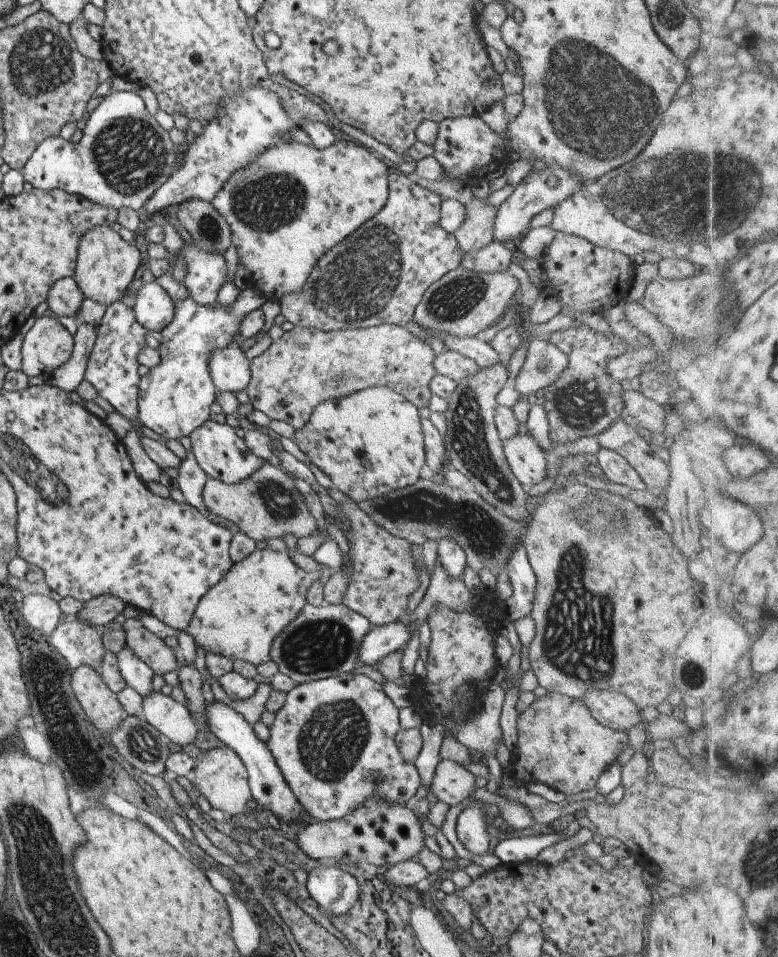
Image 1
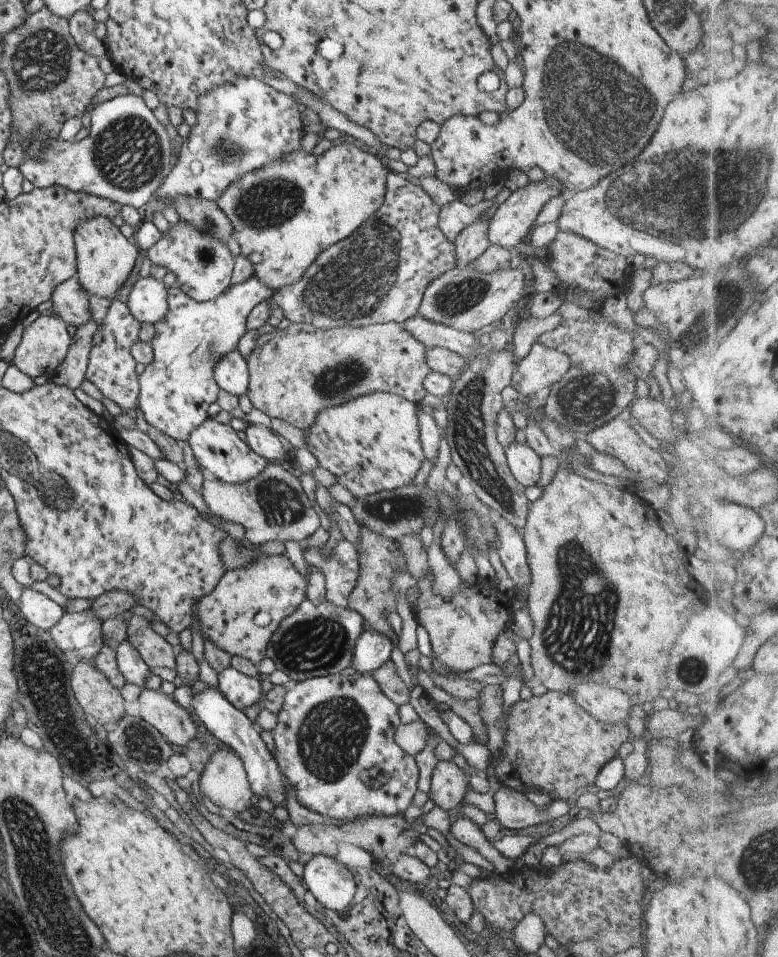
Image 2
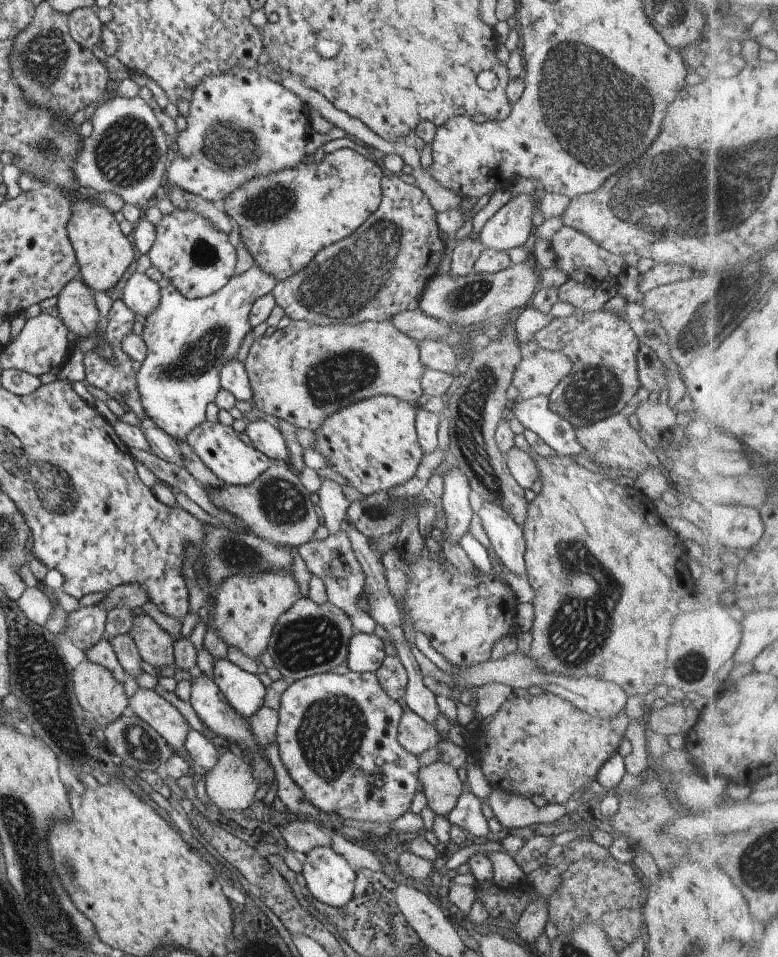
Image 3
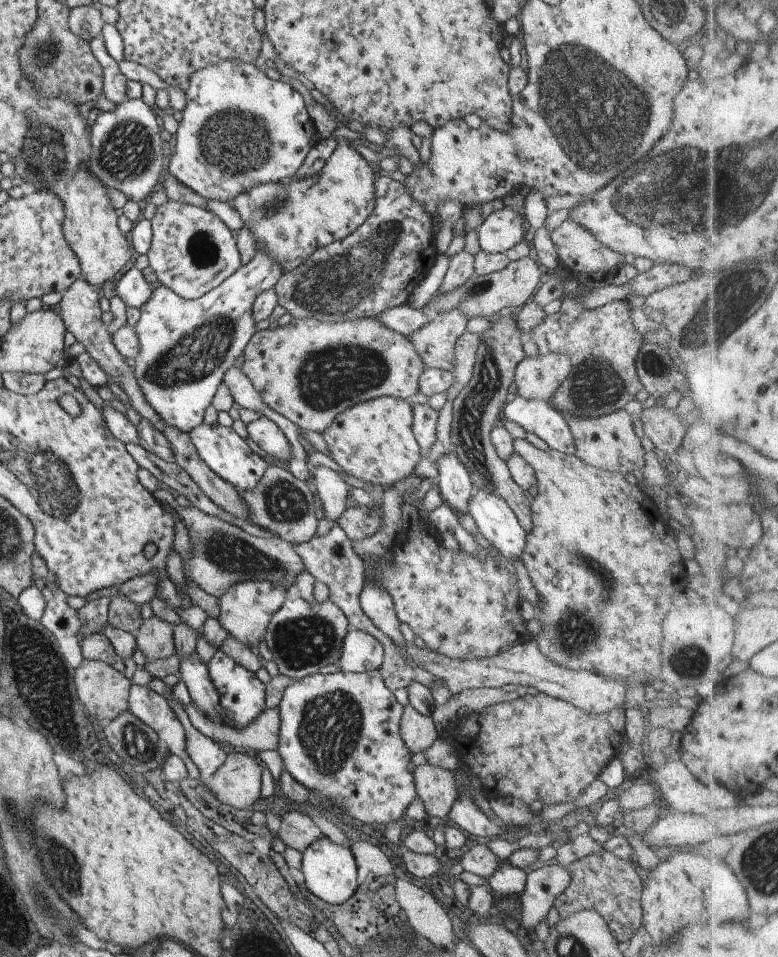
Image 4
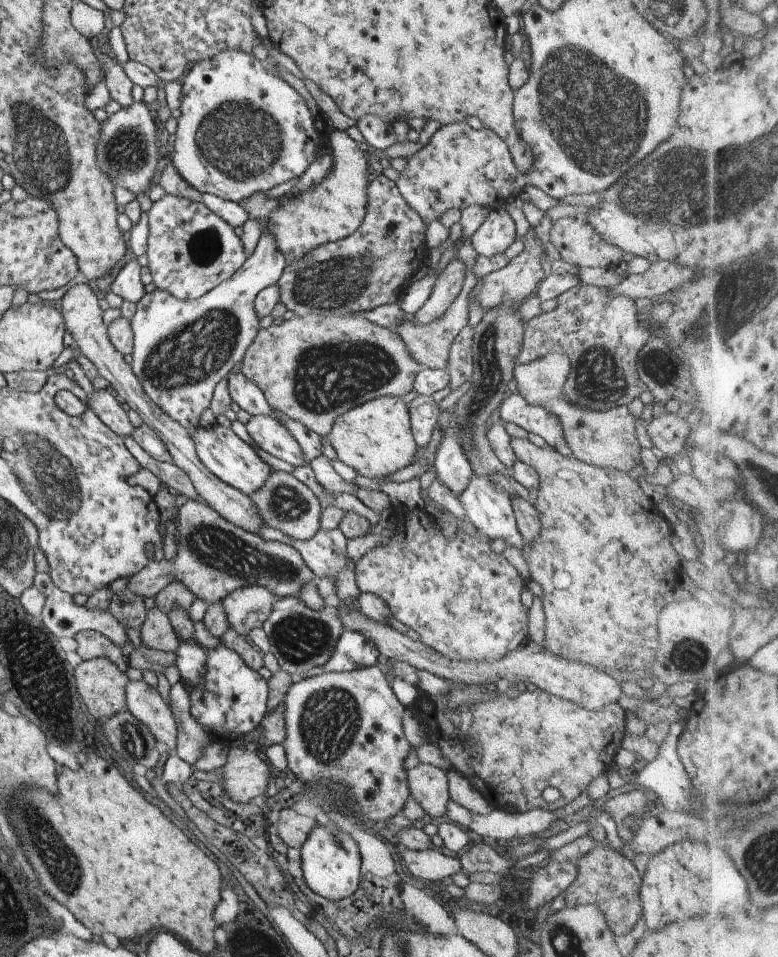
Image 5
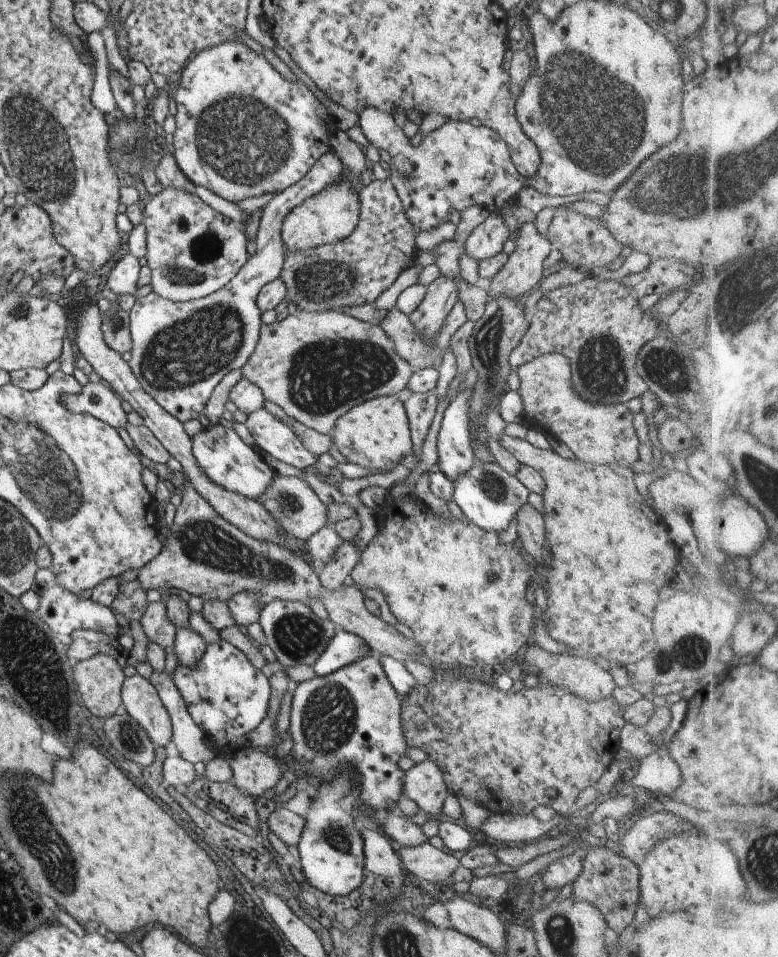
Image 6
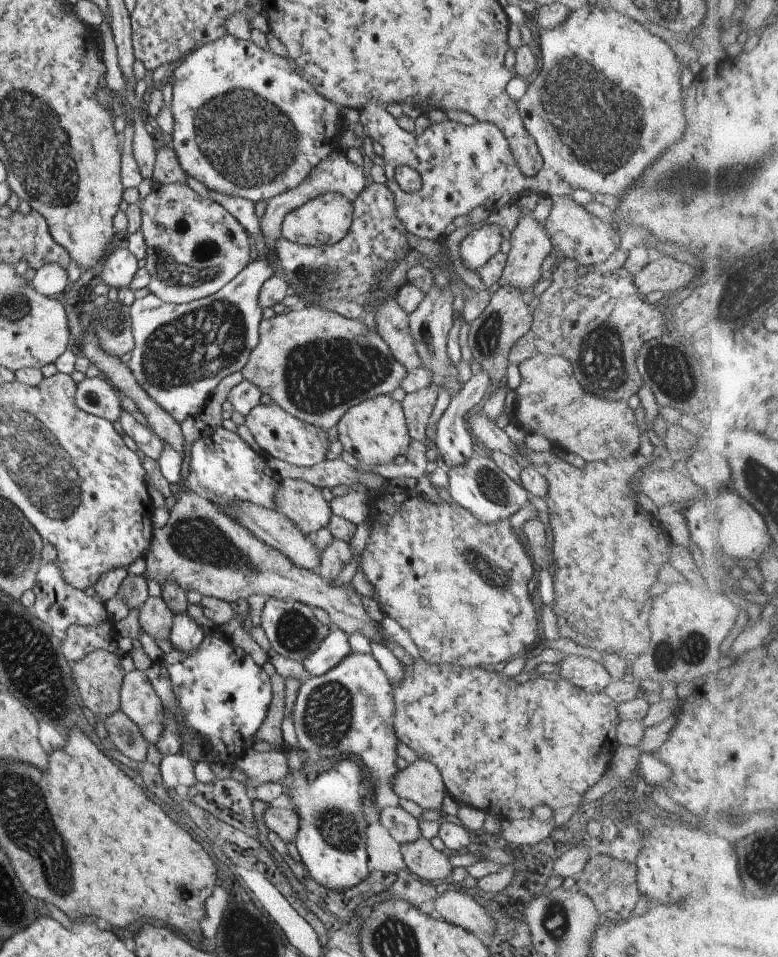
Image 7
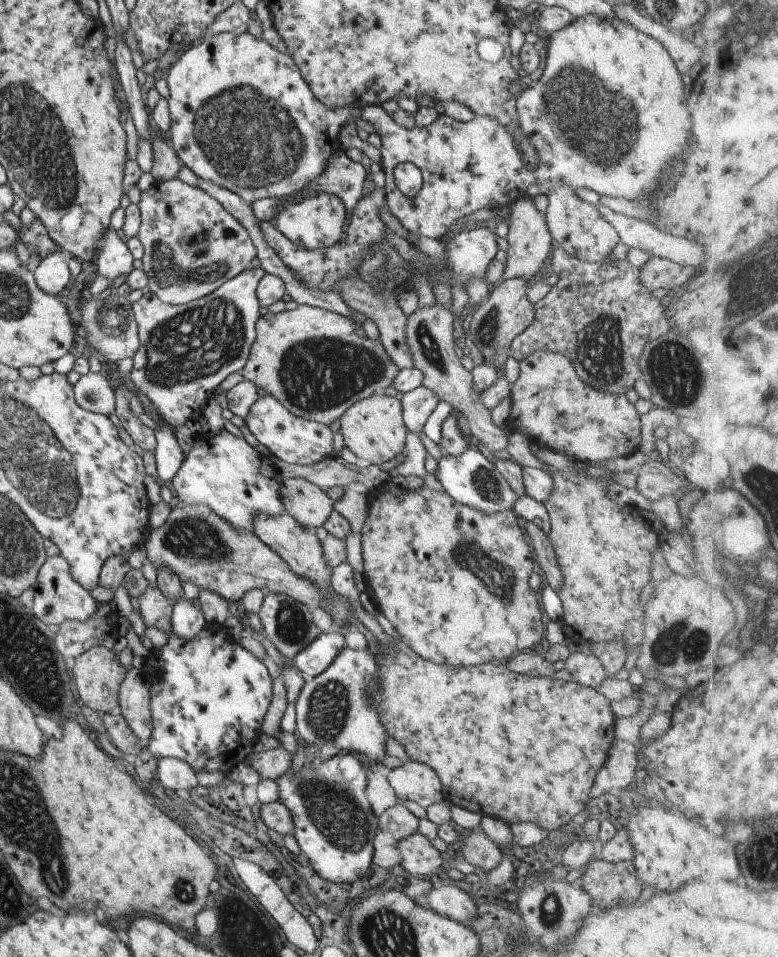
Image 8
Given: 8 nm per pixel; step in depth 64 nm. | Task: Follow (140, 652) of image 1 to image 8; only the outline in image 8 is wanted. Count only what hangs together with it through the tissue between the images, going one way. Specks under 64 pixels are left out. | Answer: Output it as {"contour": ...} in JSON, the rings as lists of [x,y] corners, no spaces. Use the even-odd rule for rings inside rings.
{"contour":[[[145,586],[145,592],[137,596],[139,618],[145,627],[157,628],[167,635],[170,632],[171,603],[156,586]]]}

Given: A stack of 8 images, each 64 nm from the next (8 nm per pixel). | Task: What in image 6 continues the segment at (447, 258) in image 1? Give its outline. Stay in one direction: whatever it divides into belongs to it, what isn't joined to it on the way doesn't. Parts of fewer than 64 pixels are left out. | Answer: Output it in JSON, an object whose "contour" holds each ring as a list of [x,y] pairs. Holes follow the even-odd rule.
{"contour":[[[373,180],[358,190],[359,220],[351,234],[334,244],[320,245],[306,250],[283,250],[283,265],[278,277],[287,290],[286,301],[295,304],[305,312],[341,312],[341,306],[355,306],[355,304],[371,304],[377,296],[387,290],[399,276],[405,266],[411,264],[417,251],[414,244],[416,232],[413,232],[411,222],[405,218],[401,202],[397,198],[391,182]]]}

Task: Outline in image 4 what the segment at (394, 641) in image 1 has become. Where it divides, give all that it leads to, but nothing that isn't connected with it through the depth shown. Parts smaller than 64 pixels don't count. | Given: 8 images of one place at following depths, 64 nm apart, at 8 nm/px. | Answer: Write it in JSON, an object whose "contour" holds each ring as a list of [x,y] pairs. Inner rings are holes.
{"contour":[[[349,629],[343,636],[339,660],[335,664],[341,671],[366,672],[379,669],[382,645],[373,636],[361,630]]]}

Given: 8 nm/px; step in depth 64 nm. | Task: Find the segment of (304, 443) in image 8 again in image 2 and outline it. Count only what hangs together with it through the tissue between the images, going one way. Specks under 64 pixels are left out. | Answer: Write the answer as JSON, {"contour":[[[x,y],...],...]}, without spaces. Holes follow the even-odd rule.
{"contour":[[[249,424],[243,431],[245,444],[258,456],[269,462],[282,462],[286,455],[281,442],[273,432],[263,424]]]}

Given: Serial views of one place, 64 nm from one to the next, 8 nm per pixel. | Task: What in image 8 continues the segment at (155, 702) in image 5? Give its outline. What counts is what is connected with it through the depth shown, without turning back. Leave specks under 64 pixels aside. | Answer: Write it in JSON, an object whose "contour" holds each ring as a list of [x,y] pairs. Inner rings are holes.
{"contour":[[[131,668],[119,684],[117,692],[121,718],[136,739],[149,739],[151,712],[149,712],[149,683],[141,670]]]}

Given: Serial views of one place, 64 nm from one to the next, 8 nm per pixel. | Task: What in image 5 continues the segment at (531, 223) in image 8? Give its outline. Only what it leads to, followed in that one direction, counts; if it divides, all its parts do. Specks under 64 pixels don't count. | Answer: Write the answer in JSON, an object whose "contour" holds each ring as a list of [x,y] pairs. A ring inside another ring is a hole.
{"contour":[[[528,228],[523,235],[522,242],[522,251],[515,258],[508,260],[504,268],[491,272],[491,274],[487,274],[483,278],[476,278],[477,282],[475,282],[472,292],[469,292],[467,296],[468,302],[471,302],[473,298],[479,304],[479,308],[489,310],[489,308],[495,308],[499,304],[512,305],[517,304],[517,302],[523,302],[536,290],[539,282],[547,272],[542,260],[545,252],[544,245],[535,236],[533,228]]]}

